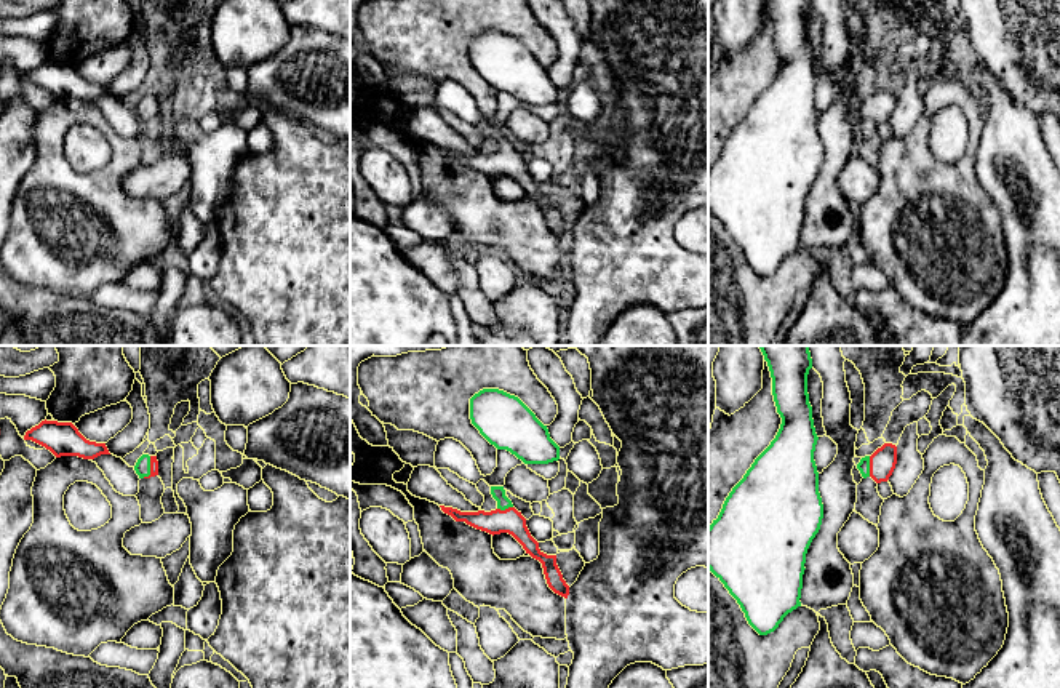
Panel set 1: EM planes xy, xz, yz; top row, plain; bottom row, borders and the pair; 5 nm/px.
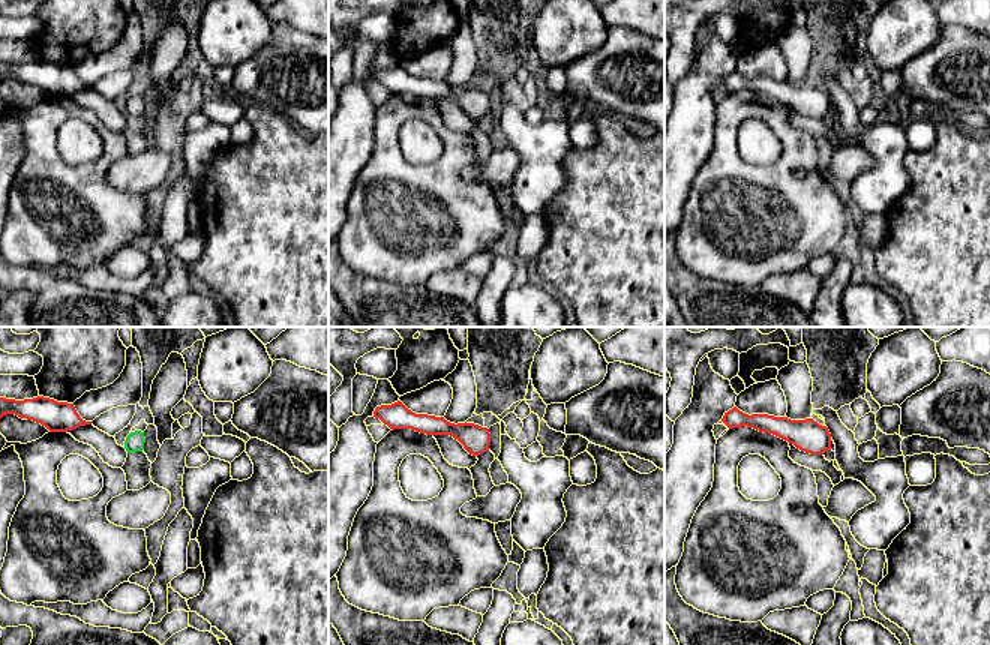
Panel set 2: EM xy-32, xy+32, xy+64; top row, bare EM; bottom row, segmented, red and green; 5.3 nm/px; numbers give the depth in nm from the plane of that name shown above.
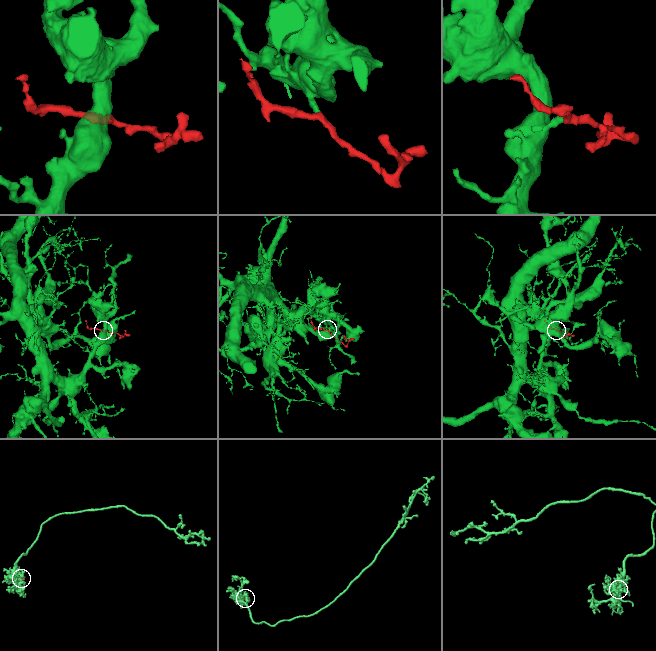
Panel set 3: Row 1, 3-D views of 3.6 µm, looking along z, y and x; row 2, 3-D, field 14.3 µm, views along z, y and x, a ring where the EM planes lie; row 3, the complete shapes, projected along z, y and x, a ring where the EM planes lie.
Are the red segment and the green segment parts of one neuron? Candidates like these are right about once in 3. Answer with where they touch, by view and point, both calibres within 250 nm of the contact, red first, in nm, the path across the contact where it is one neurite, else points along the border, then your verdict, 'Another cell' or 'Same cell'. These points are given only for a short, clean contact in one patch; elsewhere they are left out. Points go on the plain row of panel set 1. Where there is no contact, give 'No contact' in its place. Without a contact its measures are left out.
Touches red at xy (151, 111). Thickness 50 nm (red) against 80 nm. Path across: xy (154, 106), (151, 111), (143, 108). Same cell

